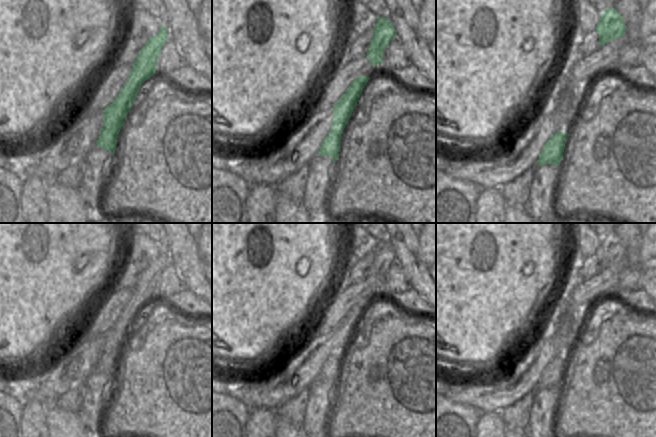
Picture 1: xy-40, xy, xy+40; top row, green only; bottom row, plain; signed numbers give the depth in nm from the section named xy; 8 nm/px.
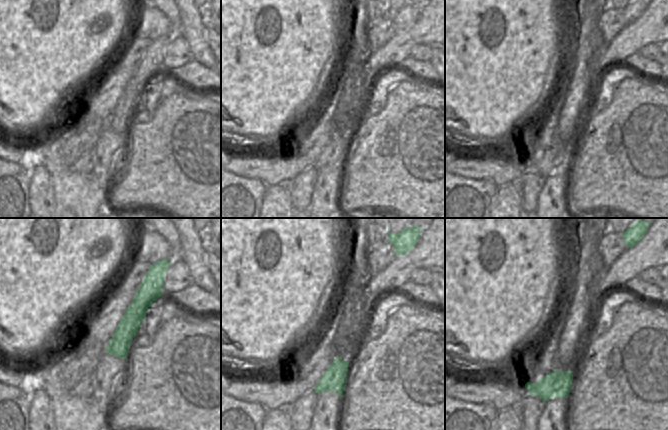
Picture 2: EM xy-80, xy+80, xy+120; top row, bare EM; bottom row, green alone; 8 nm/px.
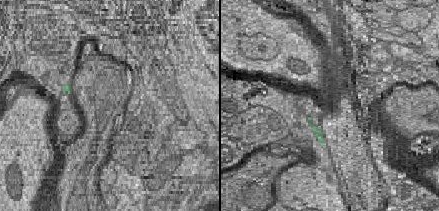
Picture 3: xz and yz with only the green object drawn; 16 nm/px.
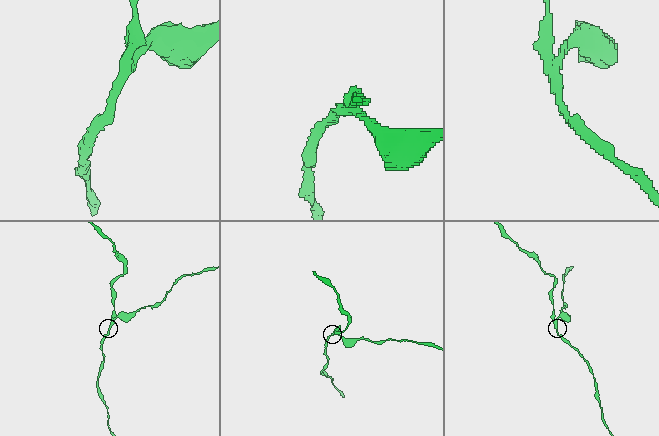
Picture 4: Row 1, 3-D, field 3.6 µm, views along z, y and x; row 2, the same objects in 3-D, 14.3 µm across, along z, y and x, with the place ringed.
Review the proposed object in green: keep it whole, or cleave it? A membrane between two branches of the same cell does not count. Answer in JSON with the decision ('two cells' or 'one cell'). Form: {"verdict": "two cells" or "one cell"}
{"verdict": "two cells"}

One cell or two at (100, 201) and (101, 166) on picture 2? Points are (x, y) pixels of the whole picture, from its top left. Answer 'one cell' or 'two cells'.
two cells

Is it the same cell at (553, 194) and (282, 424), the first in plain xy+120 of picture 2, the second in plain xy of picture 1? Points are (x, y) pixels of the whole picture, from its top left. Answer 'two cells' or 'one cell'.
two cells

